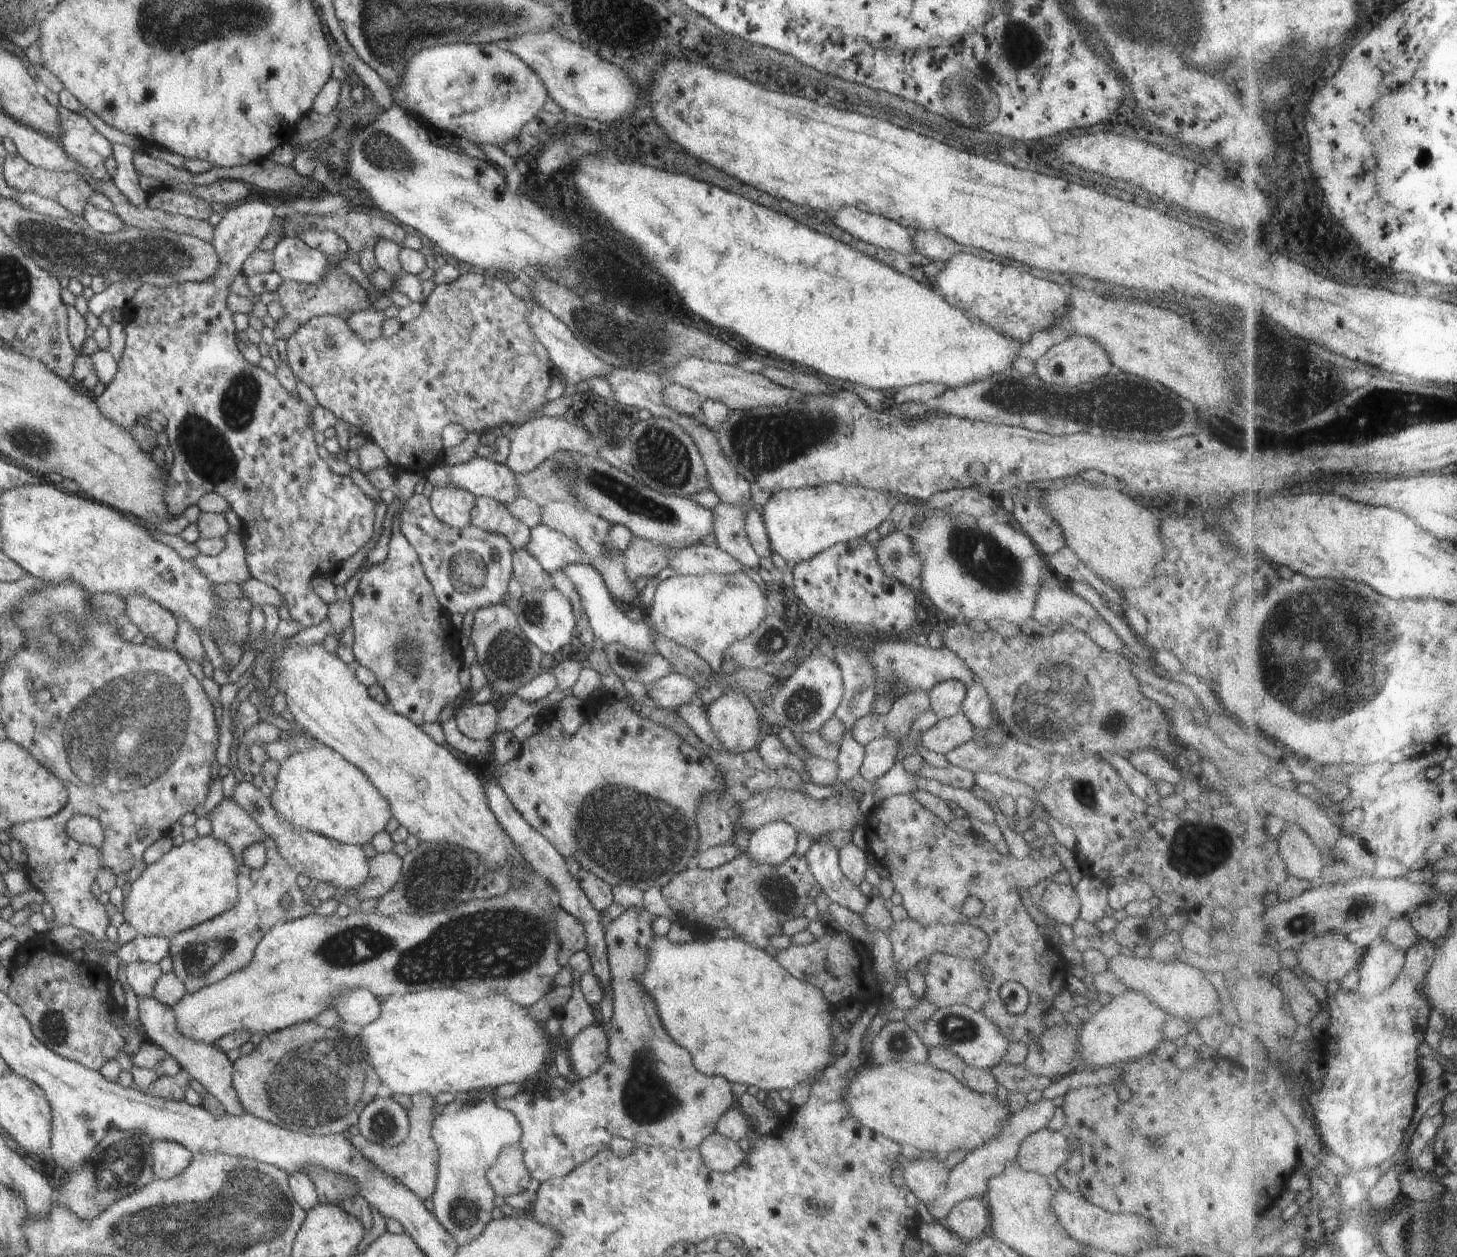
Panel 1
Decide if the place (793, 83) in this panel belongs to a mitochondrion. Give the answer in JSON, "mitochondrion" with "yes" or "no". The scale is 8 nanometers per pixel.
{"mitochondrion":"no"}

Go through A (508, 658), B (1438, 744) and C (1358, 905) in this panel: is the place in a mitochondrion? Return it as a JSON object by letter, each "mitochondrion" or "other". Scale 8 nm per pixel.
{"A":"mitochondrion","B":"other","C":"mitochondrion"}

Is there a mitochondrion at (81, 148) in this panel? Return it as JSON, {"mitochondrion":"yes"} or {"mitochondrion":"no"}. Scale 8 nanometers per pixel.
{"mitochondrion":"yes"}

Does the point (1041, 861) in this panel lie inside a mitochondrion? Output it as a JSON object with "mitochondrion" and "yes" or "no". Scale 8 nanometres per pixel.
{"mitochondrion":"no"}

